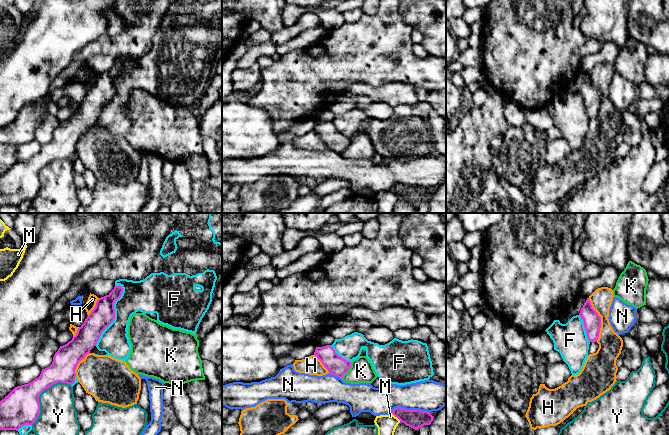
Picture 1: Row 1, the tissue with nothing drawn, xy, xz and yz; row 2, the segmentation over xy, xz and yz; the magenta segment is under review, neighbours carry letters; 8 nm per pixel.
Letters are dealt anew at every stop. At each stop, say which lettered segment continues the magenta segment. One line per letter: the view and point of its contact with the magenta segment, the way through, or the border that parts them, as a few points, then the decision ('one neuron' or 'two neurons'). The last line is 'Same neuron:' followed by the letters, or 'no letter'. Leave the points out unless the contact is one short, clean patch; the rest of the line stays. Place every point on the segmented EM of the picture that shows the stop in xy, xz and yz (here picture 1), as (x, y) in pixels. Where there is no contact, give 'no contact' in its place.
F: xy (114, 315) | two neurons
H: yz (600, 320) | two neurons
K: xz (348, 369) | two neurons
M: xz (396, 416) | along xz (392, 413), (400, 421) | two neurons
N: xz (409, 410) | two neurons
Y: xy (40, 393) | two neurons
Same neuron: no letter

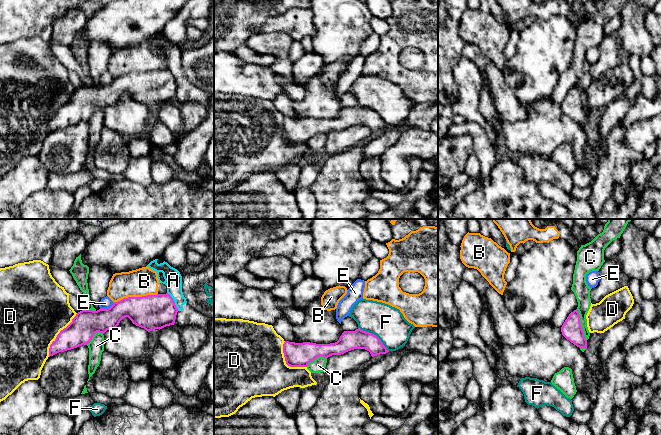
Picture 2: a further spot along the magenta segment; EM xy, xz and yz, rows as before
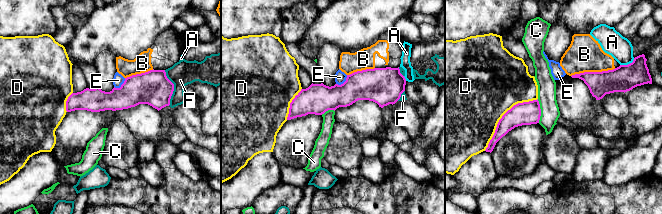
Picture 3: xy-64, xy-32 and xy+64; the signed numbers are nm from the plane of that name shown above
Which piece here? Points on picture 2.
A: xy (173, 301) | along xy (167, 292), (178, 310) | two neurons
B: xy (135, 297) | two neurons
C: yz (580, 325) | along yz (576, 309), (586, 340) | two neurons
D: xy (58, 334) | two neurons
E: xy (108, 308) | along xy (114, 302), (109, 307), (100, 309) | two neurons
F: xz (375, 335) | two neurons
Same neuron: no letter

